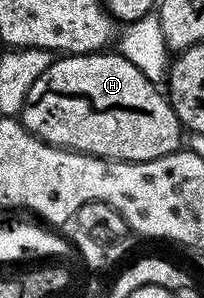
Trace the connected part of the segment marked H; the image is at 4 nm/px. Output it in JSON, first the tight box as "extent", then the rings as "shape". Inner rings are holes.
{"extent":[19,51,184,162],"shape":[[[118,51],[63,54],[38,75],[19,120],[42,141],[108,160],[149,162],[179,152],[184,128],[163,90]]]}

